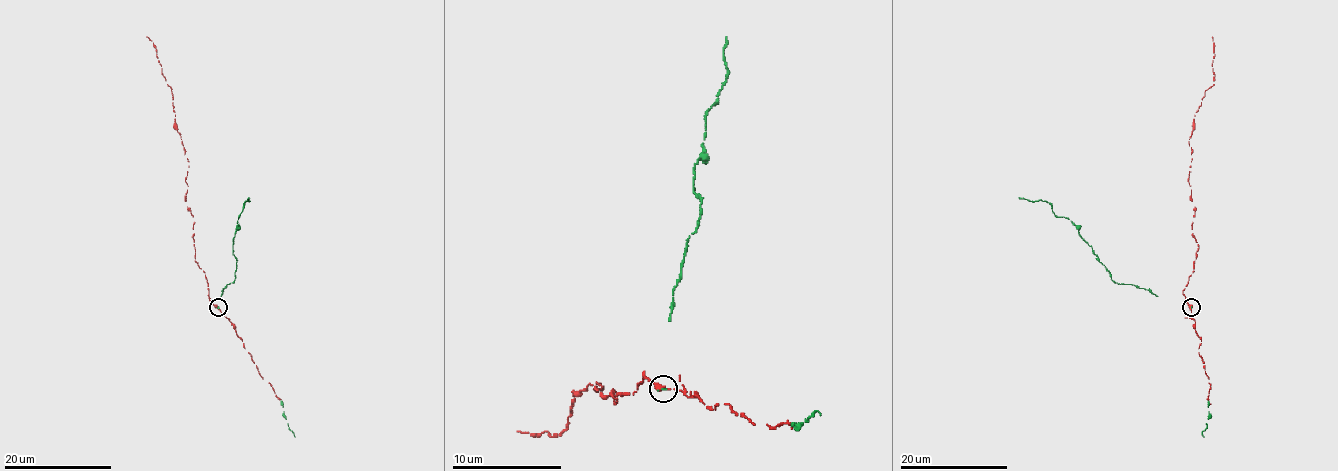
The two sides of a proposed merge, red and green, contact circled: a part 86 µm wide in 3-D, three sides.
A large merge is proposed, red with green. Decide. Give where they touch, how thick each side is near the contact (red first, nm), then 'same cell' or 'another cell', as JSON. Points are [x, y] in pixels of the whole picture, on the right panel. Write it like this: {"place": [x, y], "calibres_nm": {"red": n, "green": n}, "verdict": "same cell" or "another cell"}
{"place": [1191, 307], "calibres_nm": {"red": 440, "green": 170}, "verdict": "same cell"}

